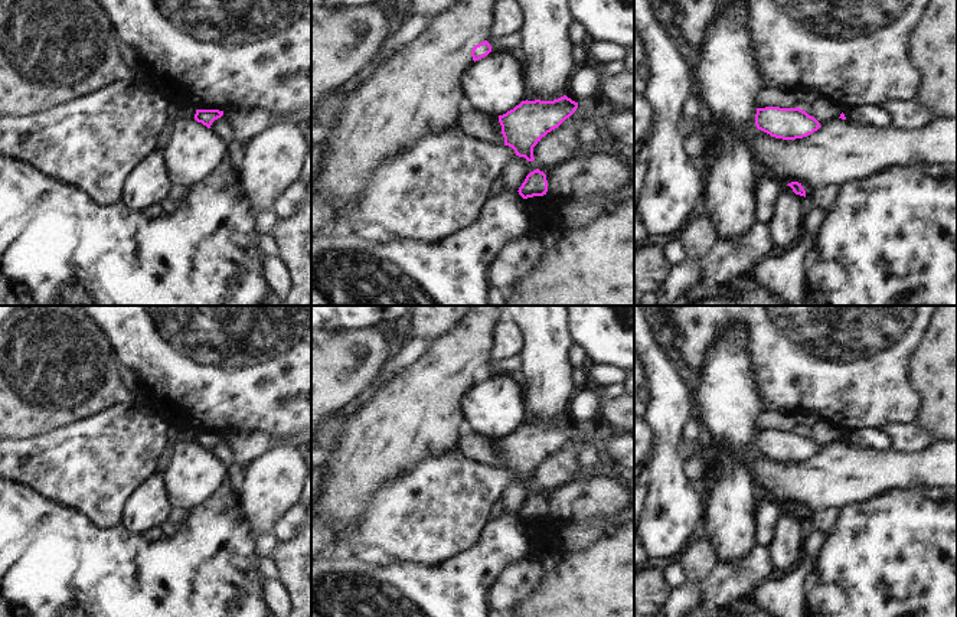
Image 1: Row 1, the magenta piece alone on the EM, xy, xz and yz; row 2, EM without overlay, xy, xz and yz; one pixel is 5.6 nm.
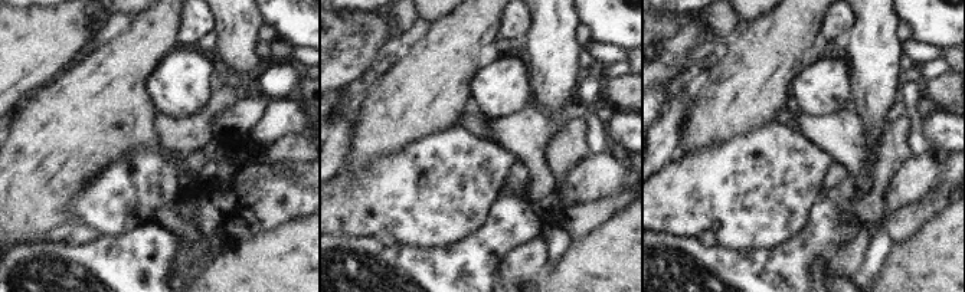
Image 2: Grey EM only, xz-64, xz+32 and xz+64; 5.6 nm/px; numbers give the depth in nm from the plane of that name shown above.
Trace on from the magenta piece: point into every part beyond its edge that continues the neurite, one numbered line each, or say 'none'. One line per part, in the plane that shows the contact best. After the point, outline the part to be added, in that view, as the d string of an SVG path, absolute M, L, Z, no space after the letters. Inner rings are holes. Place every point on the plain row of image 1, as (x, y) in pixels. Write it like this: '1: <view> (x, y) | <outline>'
none

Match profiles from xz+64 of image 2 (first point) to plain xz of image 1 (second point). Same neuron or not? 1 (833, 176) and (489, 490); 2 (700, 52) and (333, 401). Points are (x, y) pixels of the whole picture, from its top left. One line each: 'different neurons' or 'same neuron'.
1: different neurons
2: different neurons

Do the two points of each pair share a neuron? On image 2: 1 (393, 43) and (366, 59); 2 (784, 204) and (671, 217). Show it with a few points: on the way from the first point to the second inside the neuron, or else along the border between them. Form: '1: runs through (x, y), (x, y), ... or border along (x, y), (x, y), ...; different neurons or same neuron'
1: border along (380, 46), (375, 59); different neurons
2: runs through (756, 204), (699, 204); same neuron

